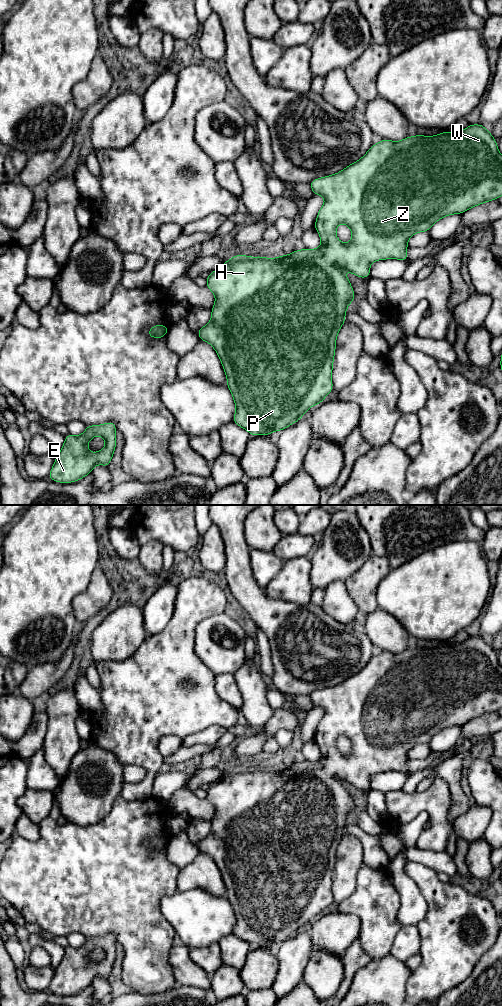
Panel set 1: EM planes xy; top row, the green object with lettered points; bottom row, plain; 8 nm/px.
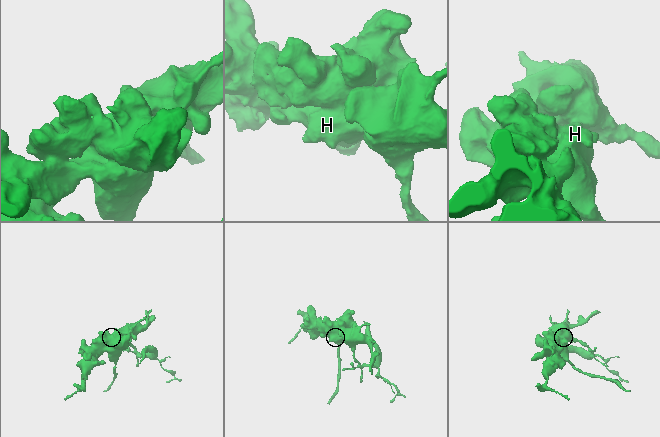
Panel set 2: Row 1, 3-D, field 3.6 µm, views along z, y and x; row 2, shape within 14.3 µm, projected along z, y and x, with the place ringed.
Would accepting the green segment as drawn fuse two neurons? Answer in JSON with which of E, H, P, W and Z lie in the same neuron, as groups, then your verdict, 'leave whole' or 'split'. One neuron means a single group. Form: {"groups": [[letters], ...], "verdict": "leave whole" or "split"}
{"groups": [["E", "H", "P", "W", "Z"]], "verdict": "leave whole"}

